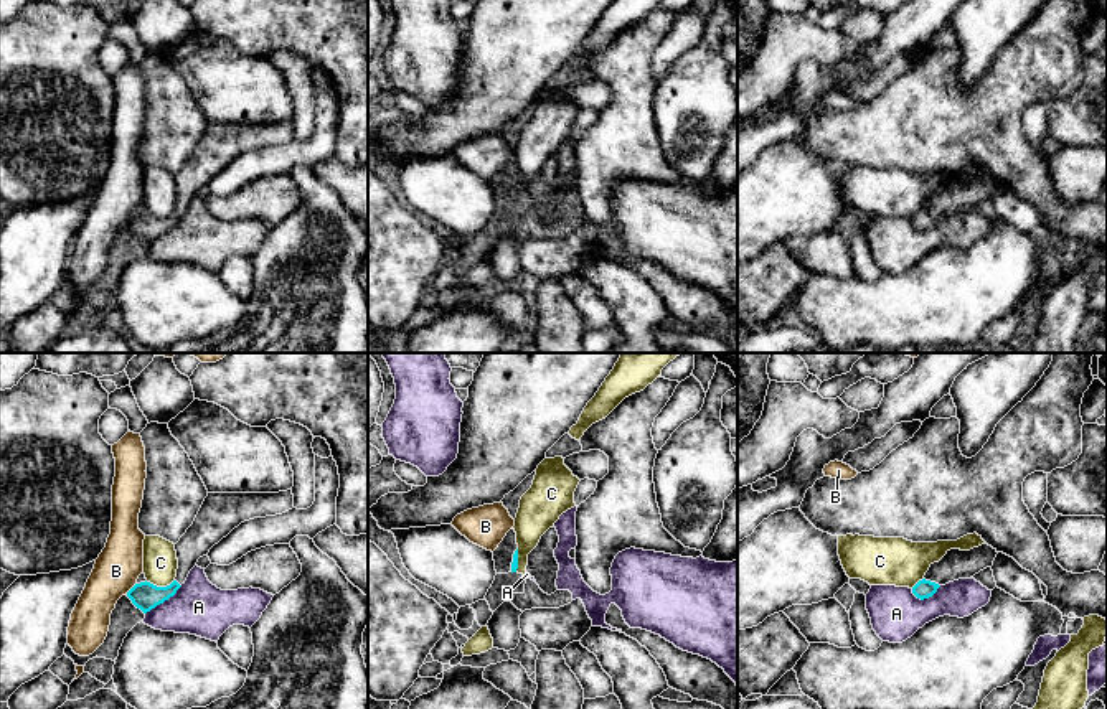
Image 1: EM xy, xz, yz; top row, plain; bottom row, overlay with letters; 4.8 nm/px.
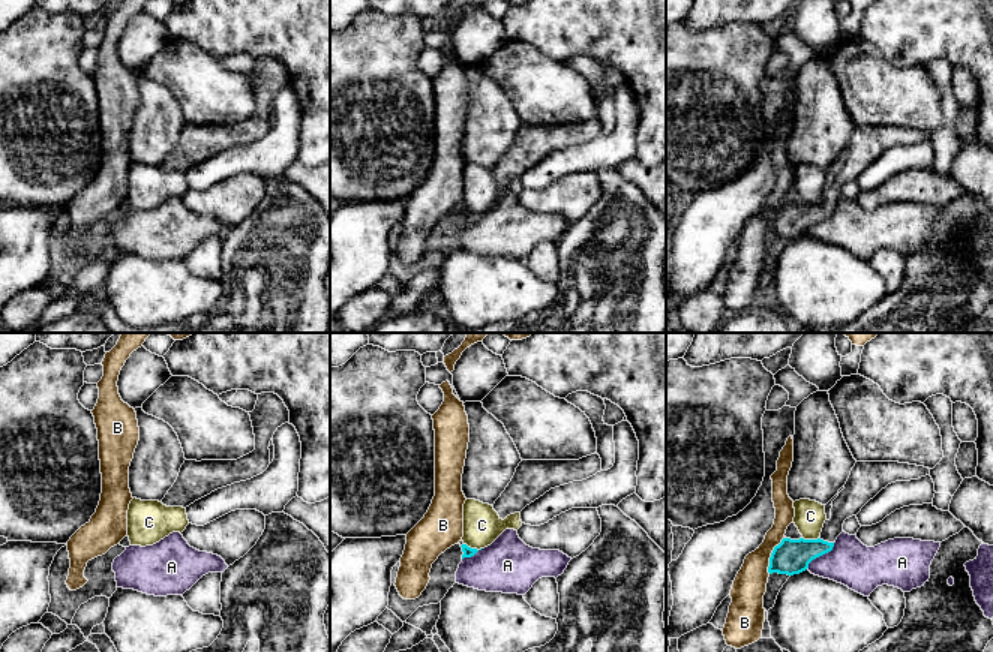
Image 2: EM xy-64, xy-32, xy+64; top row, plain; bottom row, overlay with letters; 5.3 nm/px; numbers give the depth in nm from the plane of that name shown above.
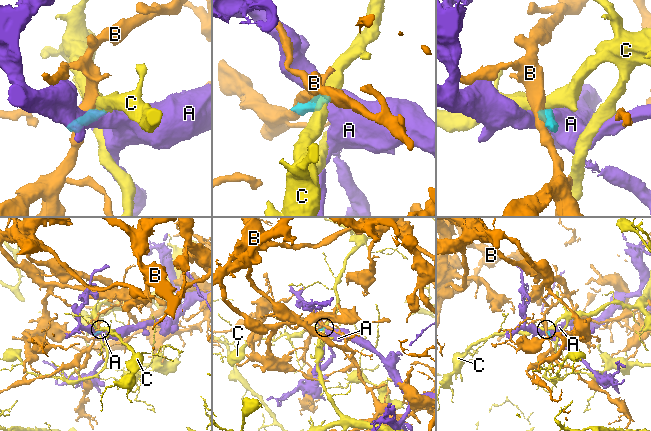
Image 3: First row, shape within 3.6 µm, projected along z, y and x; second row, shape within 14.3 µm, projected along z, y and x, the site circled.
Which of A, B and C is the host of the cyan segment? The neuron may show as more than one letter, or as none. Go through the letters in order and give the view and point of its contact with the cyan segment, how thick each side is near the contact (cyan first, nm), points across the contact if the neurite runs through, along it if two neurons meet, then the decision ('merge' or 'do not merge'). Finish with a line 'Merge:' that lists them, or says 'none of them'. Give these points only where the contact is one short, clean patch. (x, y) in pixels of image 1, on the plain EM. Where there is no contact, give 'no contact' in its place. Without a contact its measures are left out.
A: contact xy (164, 231); calibres 140 and 260 nm; border xy (182, 216), (146, 244); do not merge
B: contact xy (131, 220); calibres 140 and 220 nm; border xy (136, 213), (126, 225); do not merge
C: contact xy (159, 218); calibres 140 and 170 nm; border xy (174, 210), (165, 216), (154, 216), (146, 211); do not merge
Merge: none of them

